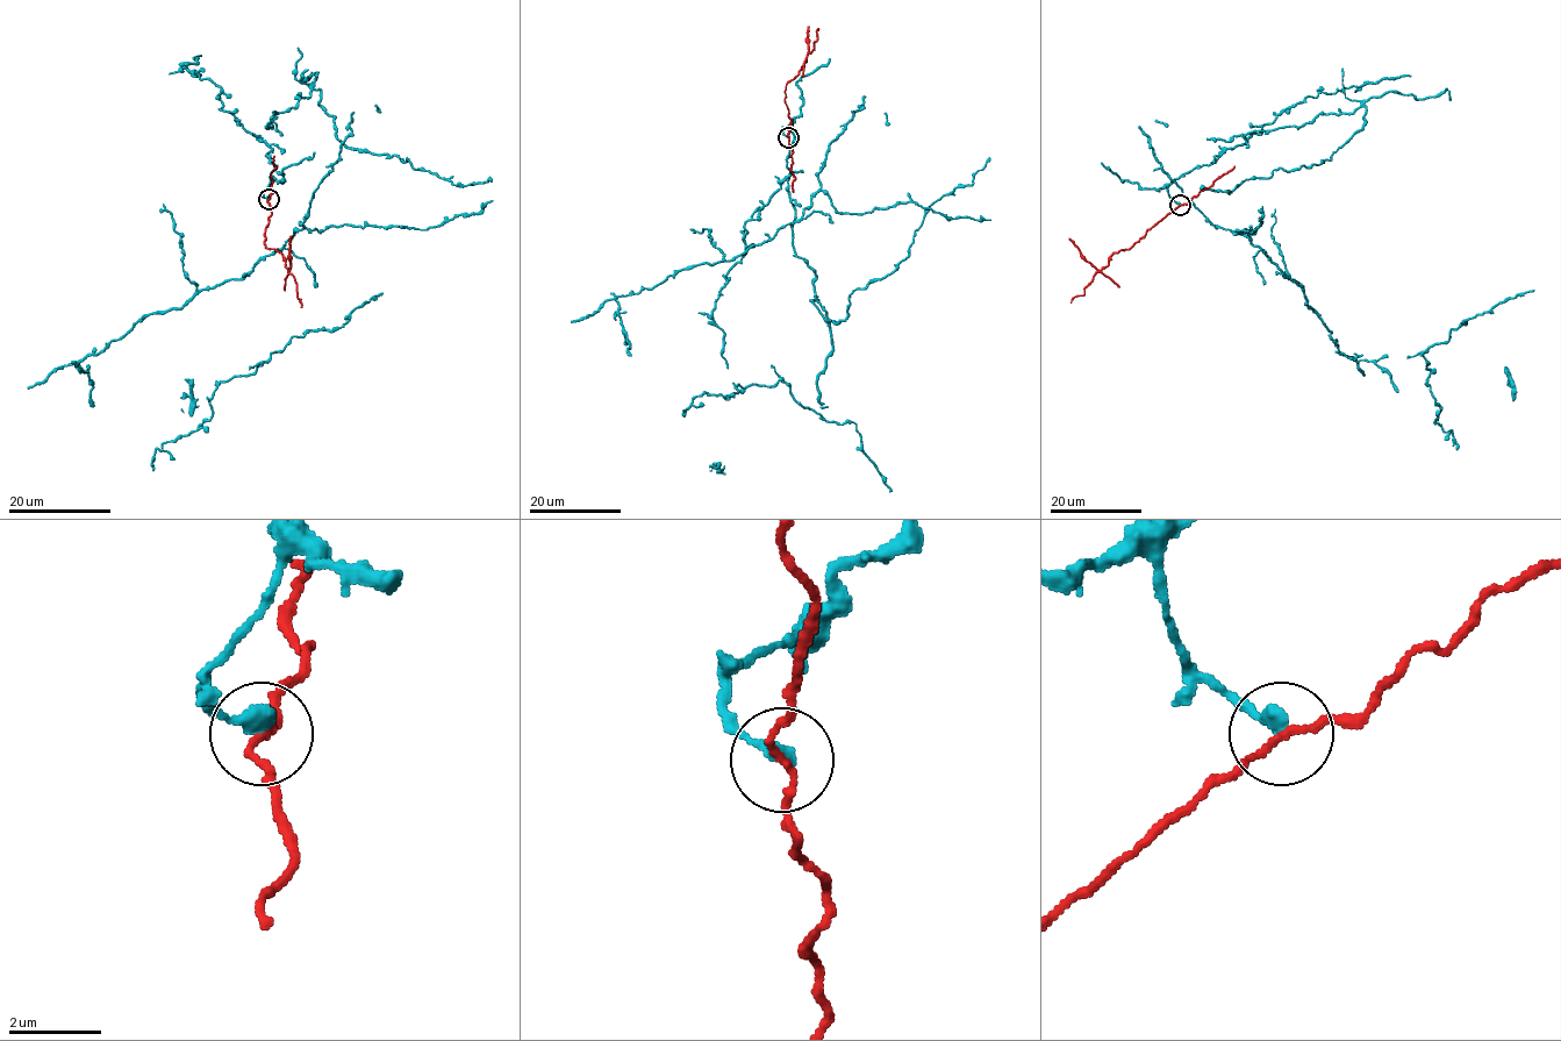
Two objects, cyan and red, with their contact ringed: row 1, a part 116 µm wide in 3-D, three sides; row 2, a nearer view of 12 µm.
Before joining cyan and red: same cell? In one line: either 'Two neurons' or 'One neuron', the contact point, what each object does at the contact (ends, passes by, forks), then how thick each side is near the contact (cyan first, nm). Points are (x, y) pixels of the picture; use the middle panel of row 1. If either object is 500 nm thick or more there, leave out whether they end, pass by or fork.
Two neurons. Place: (788, 137). At the ring cyan ends. At the ring red passes by. Thickness 320 nm (cyan) against 140 nm

